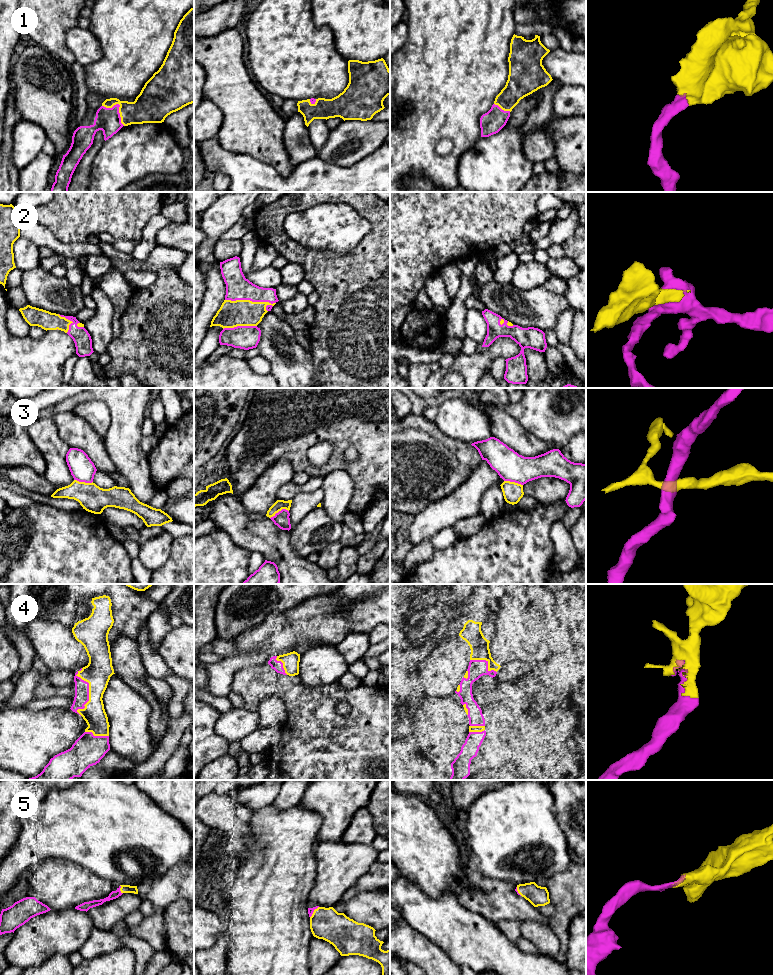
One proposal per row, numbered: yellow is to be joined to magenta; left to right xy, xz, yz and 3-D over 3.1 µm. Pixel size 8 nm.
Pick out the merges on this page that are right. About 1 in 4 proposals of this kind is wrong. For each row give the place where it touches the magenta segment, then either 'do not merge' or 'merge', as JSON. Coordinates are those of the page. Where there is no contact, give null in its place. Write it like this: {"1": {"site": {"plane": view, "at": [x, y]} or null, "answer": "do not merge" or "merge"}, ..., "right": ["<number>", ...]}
{"1": {"site": {"plane": "xy", "at": [119, 106]}, "answer": "merge"}, "2": {"site": {"plane": "xz", "at": [250, 300]}, "answer": "merge"}, "3": {"site": {"plane": "xz", "at": [279, 511]}, "answer": "do not merge"}, "4": {"site": {"plane": "xy", "at": [88, 692]}, "answer": "merge"}, "5": {"site": {"plane": "xy", "at": [119, 889]}, "answer": "merge"}, "right": ["1", "2", "4", "5"]}

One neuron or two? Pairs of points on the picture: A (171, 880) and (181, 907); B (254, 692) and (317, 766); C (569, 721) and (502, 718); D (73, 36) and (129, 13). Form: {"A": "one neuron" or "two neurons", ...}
{"A": "two neurons", "B": "one neuron", "C": "one neuron", "D": "two neurons"}

